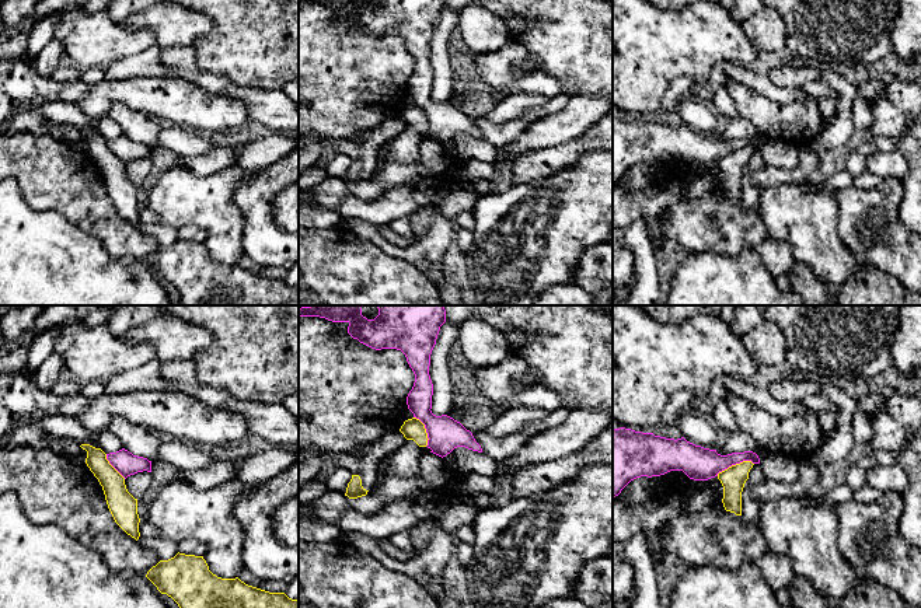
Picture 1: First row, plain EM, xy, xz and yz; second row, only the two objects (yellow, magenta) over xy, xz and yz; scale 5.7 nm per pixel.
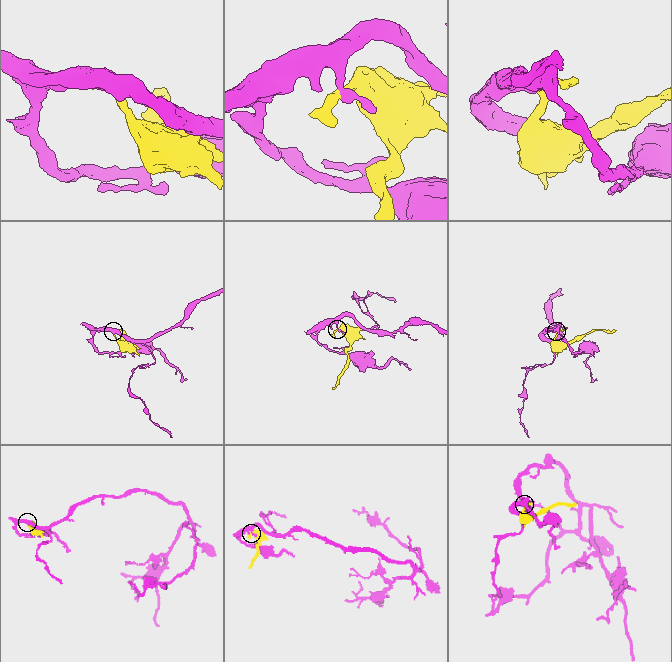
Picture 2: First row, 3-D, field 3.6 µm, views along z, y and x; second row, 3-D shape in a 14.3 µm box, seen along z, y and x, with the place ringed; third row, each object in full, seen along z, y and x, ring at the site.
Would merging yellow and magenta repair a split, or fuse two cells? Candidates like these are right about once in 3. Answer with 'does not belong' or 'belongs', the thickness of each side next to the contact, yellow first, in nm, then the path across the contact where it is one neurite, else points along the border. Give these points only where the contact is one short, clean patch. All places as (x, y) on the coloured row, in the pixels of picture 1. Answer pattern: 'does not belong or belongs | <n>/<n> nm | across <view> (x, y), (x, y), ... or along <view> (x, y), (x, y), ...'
does not belong | 140/190 nm | along yz (753, 463), (732, 464), (717, 475)

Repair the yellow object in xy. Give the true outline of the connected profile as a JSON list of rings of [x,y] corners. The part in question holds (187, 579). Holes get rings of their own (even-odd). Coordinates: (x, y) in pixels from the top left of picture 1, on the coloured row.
[[[178,552],[168,560],[160,560],[146,577],[161,594],[171,597],[179,608],[299,608],[299,600],[292,600],[285,593],[269,593],[248,586],[238,577],[217,577],[209,570],[203,556]]]

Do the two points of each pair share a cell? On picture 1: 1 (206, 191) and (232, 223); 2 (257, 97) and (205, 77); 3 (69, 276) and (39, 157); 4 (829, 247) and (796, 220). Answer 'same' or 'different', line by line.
1: same
2: same
3: different
4: same

